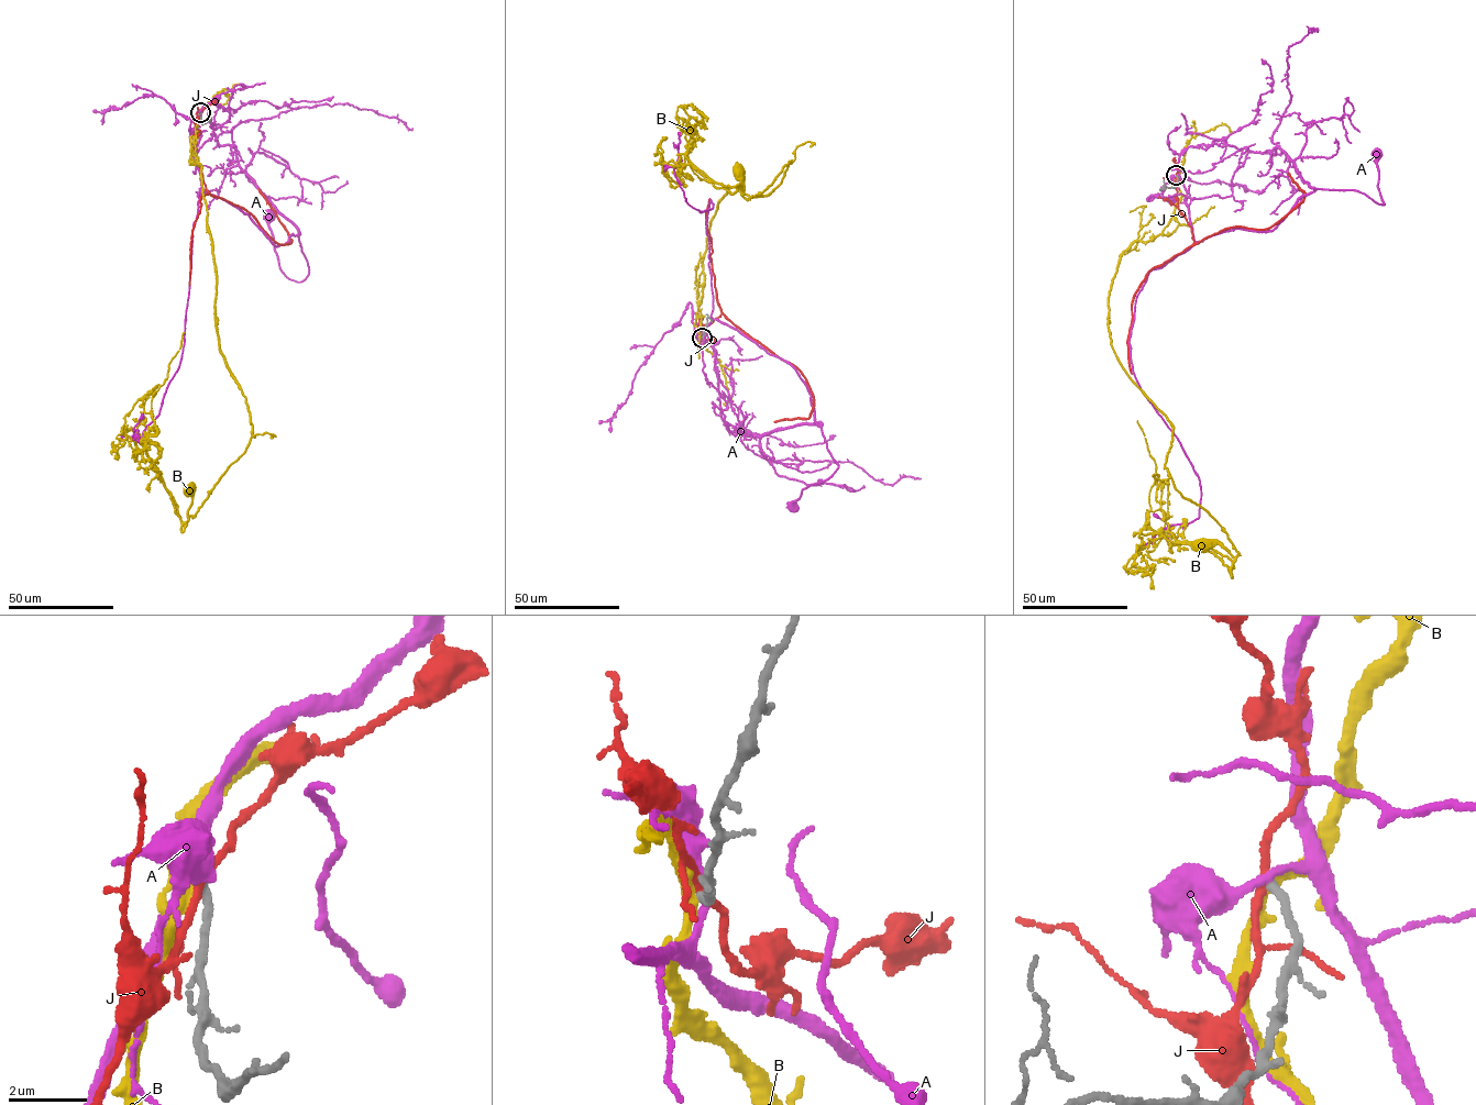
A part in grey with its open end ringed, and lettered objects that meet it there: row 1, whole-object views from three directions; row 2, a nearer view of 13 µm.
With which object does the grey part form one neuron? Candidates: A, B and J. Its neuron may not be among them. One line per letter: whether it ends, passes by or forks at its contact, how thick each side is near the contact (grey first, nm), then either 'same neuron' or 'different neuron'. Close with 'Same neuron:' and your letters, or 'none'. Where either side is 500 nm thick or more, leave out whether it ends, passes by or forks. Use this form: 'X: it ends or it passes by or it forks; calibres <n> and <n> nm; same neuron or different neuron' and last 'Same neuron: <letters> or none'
A: it passes by; calibres 220 and 200 nm; different neuron
B: it passes by; calibres 220 and 280 nm; different neuron
J: it passes by; calibres 200 and 190 nm; different neuron
Same neuron: none

